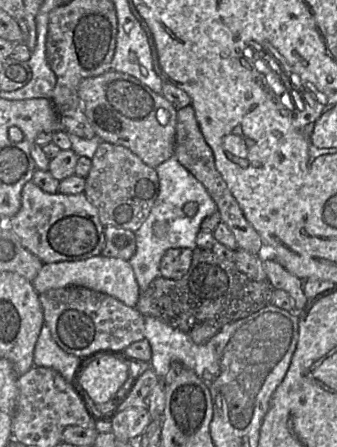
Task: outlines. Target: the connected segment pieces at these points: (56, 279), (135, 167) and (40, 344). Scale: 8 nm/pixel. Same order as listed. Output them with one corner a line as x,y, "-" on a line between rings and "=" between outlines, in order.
102,255
79,261
45,263
32,281
32,285
38,294
66,286
81,286
108,294
132,308
137,306
140,296
139,285
129,261
=
105,141
99,144
91,160
84,194
97,209
101,223
104,227
115,226
137,231
148,218
159,195
156,169
145,164
128,148
=
44,324
35,344
33,363
36,367
52,368
68,382
74,382
83,360
61,349

